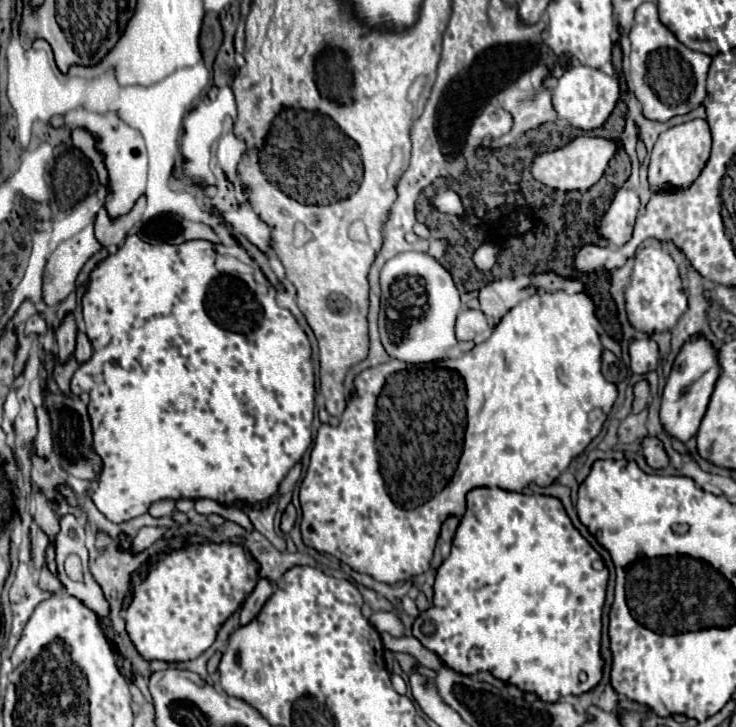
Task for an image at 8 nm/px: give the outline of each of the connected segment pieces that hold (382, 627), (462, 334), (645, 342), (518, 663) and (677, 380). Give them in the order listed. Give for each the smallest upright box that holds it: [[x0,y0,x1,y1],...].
[[369,612,405,636],[455,308,487,340],[629,336,659,376],[413,488,609,702],[659,336,719,444]]

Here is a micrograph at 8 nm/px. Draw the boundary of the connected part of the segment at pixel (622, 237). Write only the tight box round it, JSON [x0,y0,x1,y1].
[595,188,639,246]

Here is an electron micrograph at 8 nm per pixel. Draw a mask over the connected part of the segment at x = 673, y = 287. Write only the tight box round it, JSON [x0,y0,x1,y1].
[625,248,687,334]

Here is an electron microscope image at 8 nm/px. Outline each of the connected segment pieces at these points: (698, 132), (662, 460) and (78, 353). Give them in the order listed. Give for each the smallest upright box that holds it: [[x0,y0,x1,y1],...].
[[649,118,711,190],[643,436,669,468],[73,332,91,364]]

